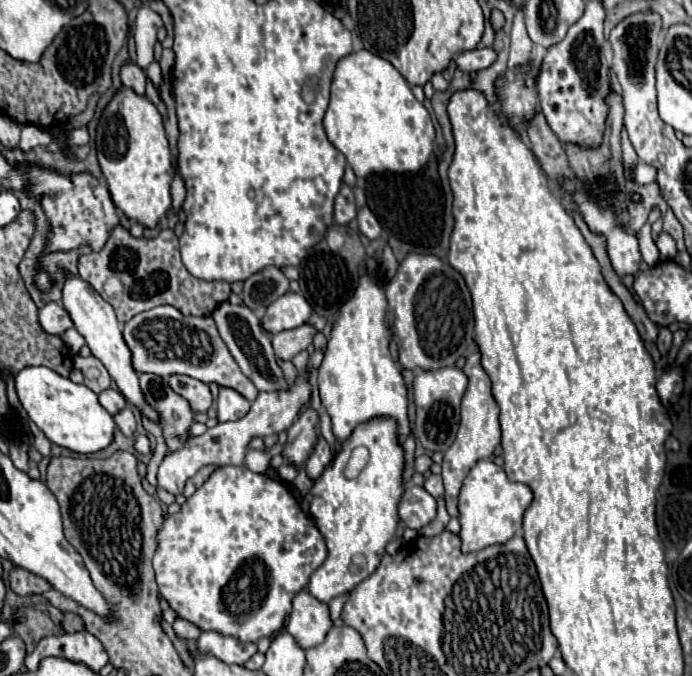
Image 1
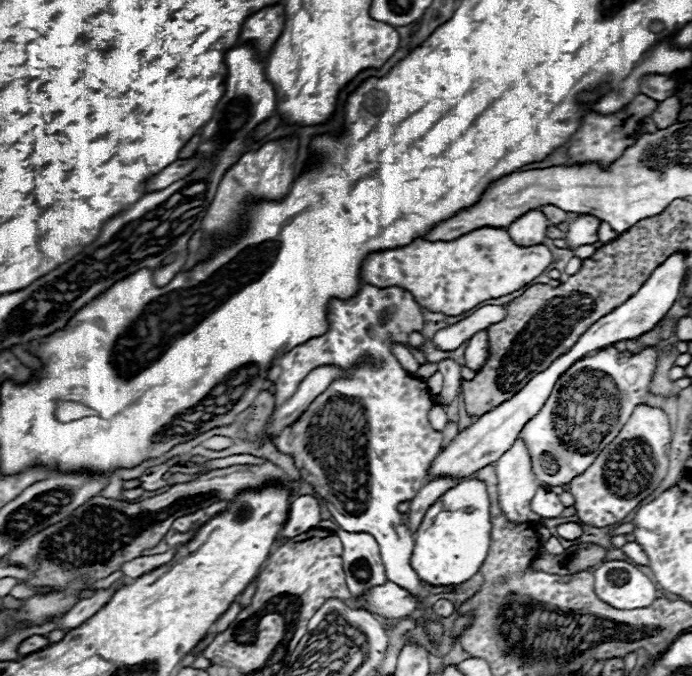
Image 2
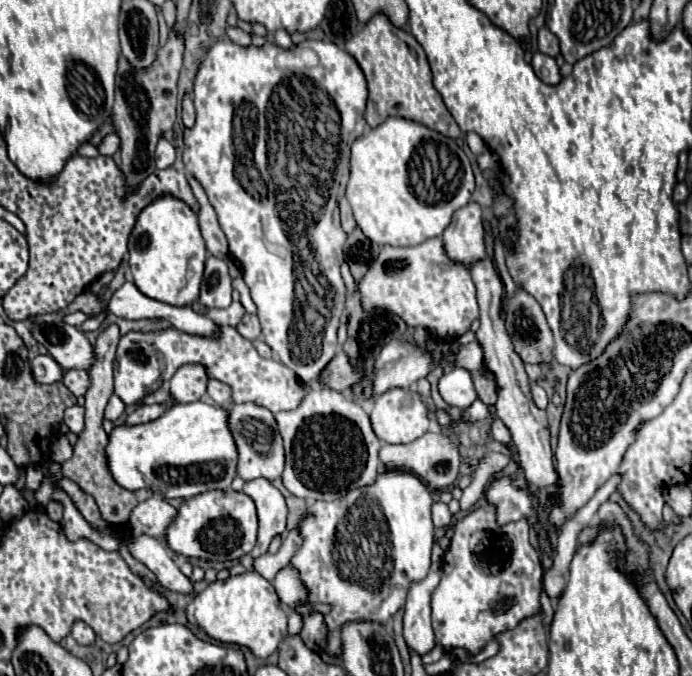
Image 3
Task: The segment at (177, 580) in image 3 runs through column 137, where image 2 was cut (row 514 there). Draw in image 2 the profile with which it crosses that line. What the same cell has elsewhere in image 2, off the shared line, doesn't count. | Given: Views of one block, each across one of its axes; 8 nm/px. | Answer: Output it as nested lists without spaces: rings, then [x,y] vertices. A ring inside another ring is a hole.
[[[538,488],[530,506],[532,506],[532,512],[536,512],[540,518],[556,518],[564,510],[560,498],[548,488]]]

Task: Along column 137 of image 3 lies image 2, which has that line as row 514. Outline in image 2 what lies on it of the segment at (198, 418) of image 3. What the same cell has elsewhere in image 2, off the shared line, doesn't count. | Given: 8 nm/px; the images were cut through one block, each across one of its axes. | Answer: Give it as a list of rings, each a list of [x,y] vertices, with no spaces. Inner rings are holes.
[[[464,480],[450,488],[428,508],[414,532],[414,552],[410,564],[422,582],[432,586],[460,586],[470,580],[486,560],[490,548],[490,500],[480,480]]]

